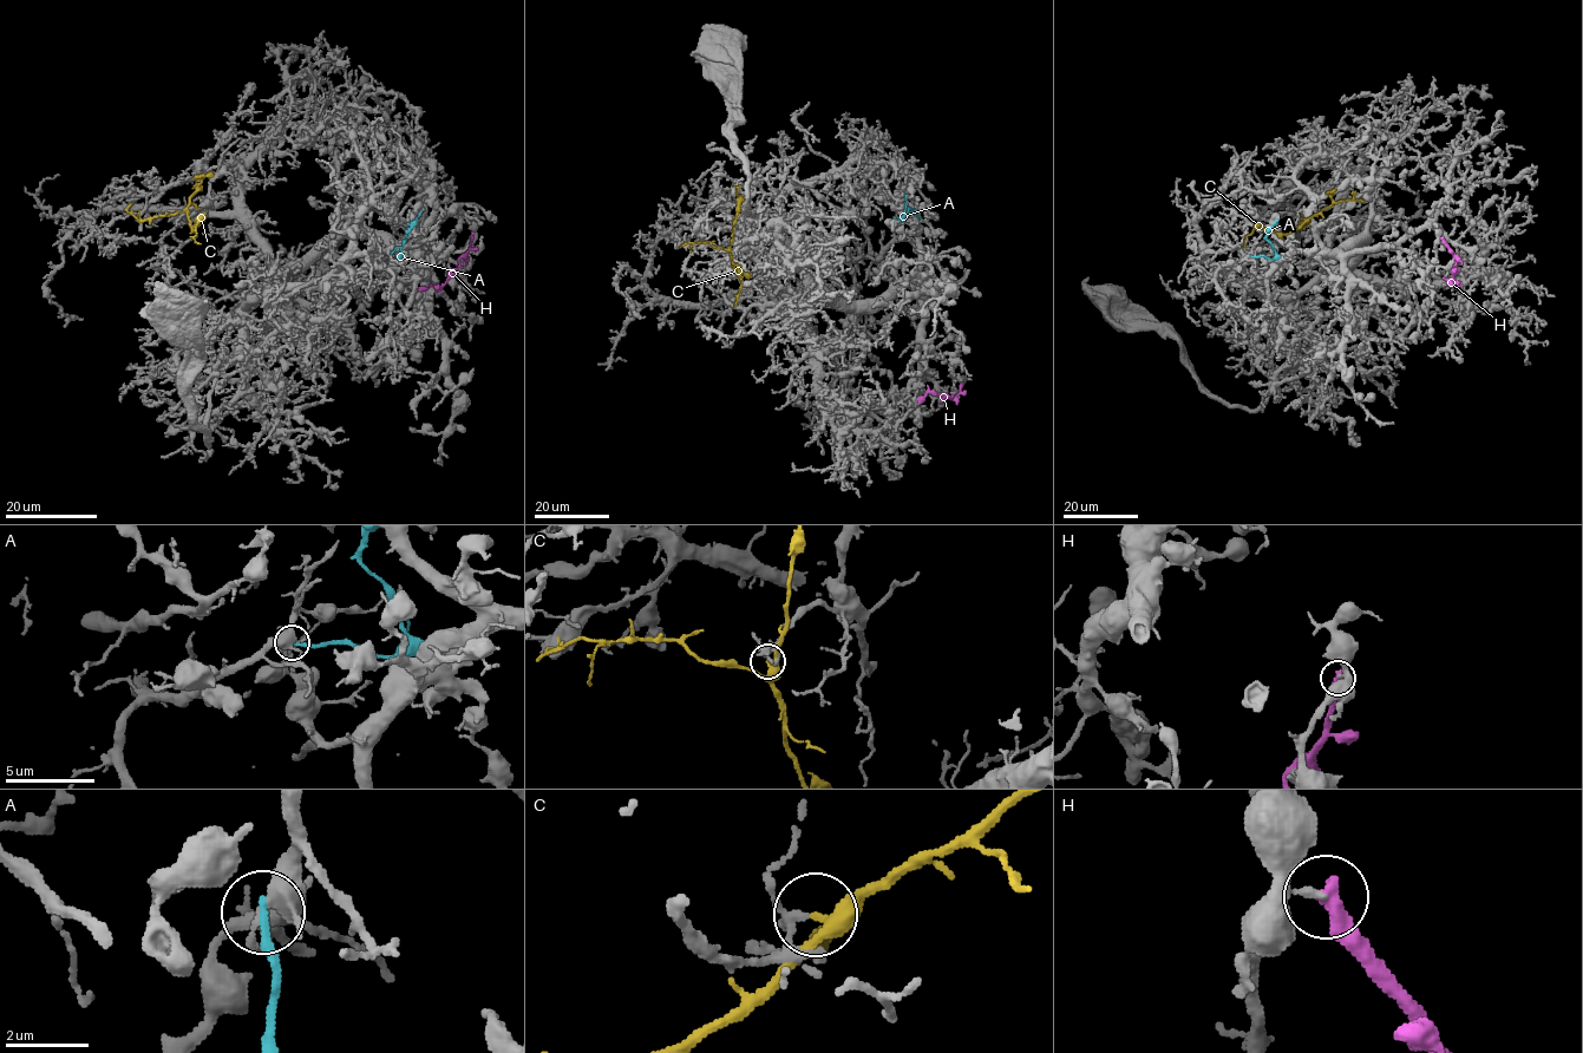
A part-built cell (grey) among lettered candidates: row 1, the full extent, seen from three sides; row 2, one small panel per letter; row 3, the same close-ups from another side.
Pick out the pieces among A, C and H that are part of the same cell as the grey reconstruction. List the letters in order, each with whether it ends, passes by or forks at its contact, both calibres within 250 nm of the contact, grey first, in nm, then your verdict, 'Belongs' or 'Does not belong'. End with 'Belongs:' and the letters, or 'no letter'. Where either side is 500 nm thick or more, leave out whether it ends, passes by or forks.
A: It ends there. Thickness 320 nm (grey) against 240 nm. Does not belong
C: It forks there. Thickness 190 nm (grey) against 280 nm. Does not belong
H: It ends there. Thickness 180 nm (grey) against 440 nm. Does not belong
Belongs: no letter

